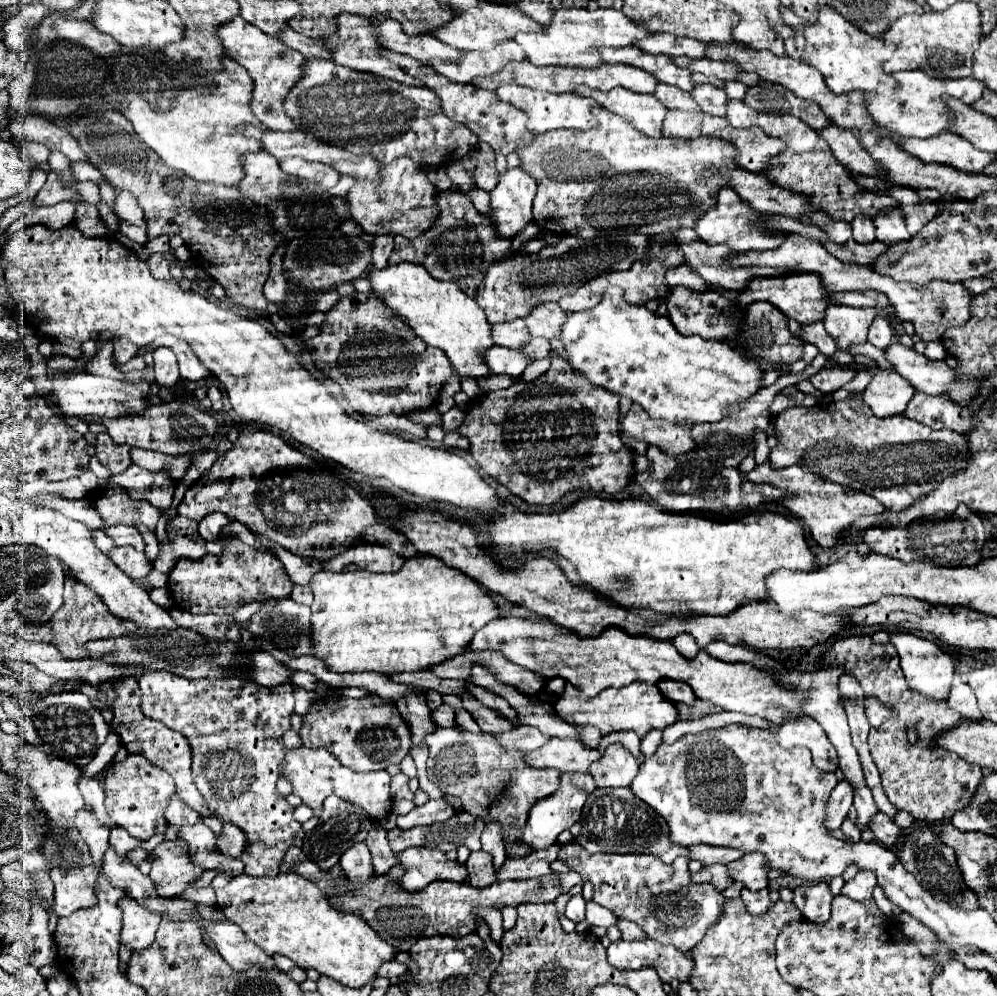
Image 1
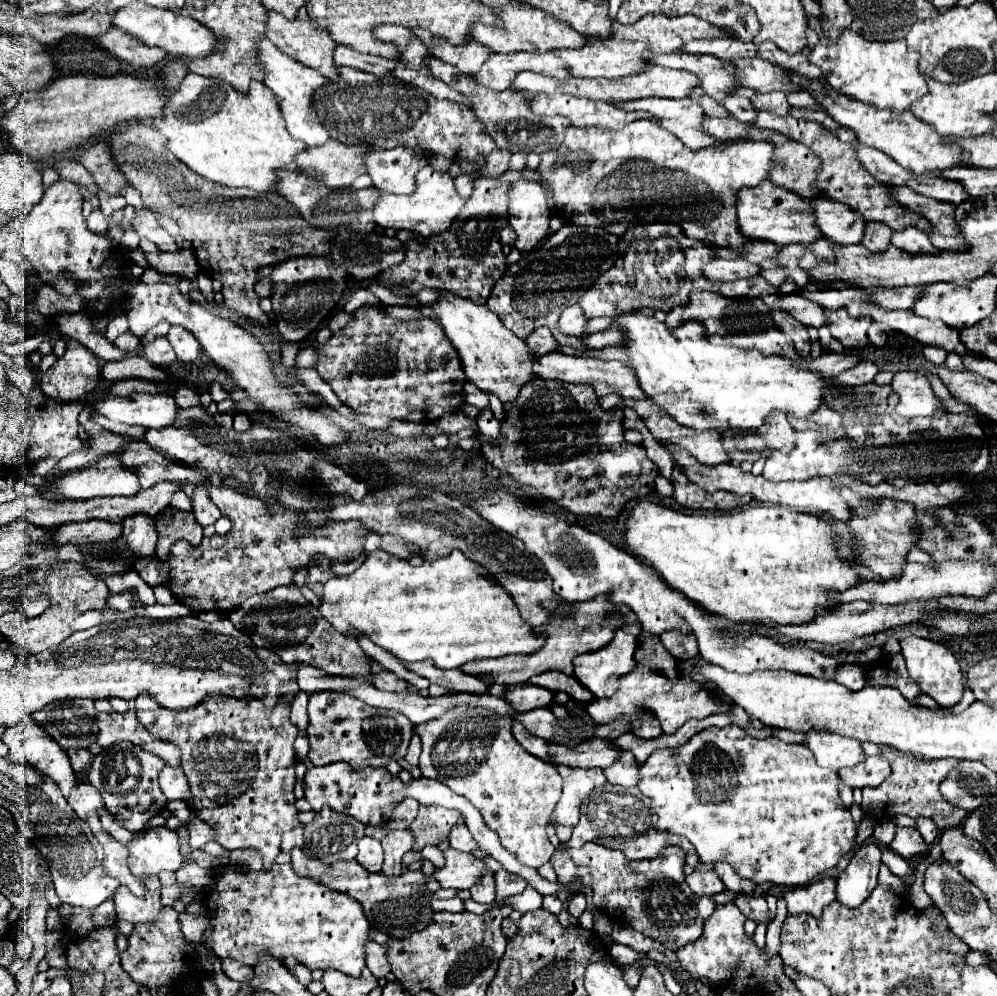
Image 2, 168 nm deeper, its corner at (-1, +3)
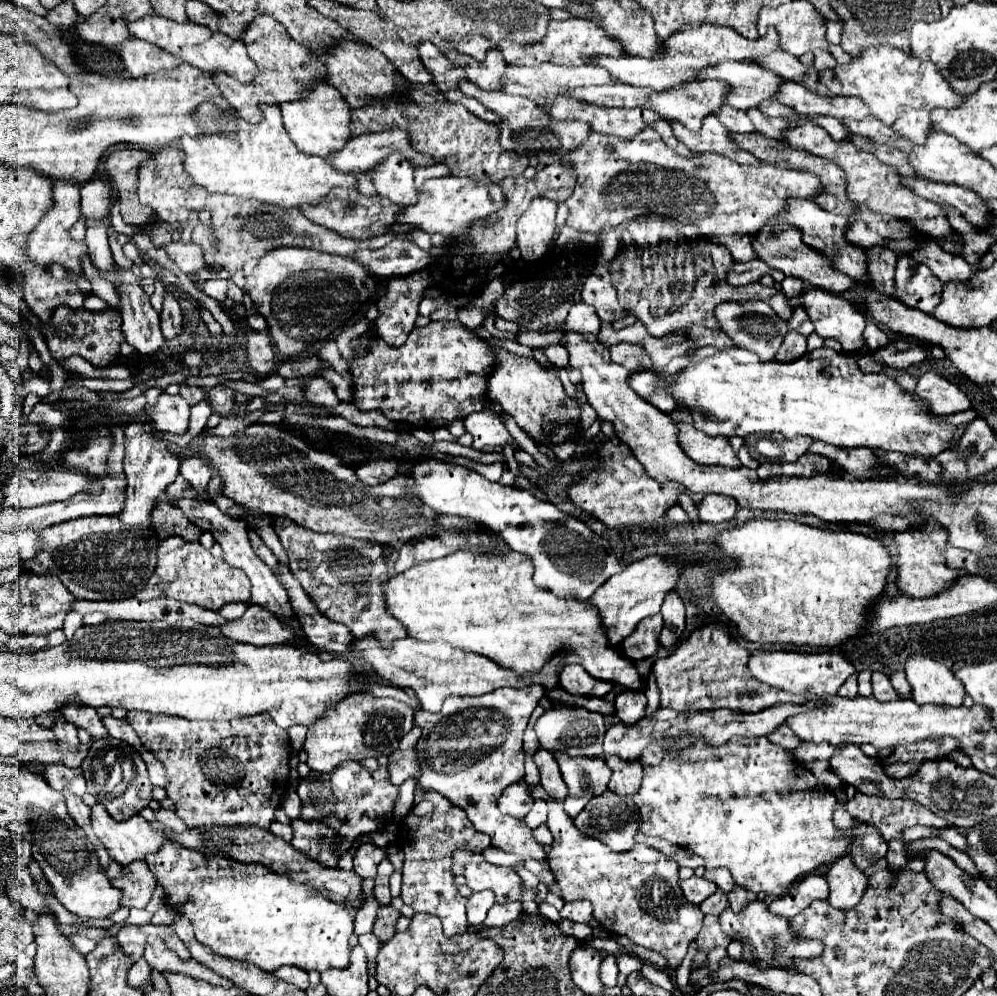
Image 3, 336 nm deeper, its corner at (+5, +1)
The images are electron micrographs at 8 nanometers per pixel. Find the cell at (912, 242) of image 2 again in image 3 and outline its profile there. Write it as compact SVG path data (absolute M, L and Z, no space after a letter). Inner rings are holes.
M922 239L920 249L912 255L918 263L928 265L932 269L932 273L944 283L950 283L950 281L966 283L972 279L972 267L962 257L956 257L956 255L940 249L940 245L932 239L928 239L928 241Z

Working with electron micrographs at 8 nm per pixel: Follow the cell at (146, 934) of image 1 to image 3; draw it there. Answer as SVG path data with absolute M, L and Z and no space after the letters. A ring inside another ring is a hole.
M146 861L132 863L128 867L122 867L122 877L112 879L112 885L124 893L120 901L122 907L144 909L156 887L156 875L150 871Z

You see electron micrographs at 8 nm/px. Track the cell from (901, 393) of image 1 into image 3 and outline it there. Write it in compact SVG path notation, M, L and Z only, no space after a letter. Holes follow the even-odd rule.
M938 373L920 375L914 393L926 399L936 415L954 415L974 407L972 399L966 393L962 393L954 383Z

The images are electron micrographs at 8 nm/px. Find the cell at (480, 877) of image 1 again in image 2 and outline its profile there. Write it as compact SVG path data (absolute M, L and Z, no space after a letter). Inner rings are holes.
M484 871L480 883L470 887L472 899L478 903L492 903L496 897L496 889L494 889L494 873L492 871Z

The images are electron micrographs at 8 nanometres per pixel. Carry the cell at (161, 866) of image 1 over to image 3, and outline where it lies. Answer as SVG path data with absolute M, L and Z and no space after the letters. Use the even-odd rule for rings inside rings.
M102 803L90 807L92 829L96 837L104 843L110 857L120 865L144 859L146 853L158 851L162 847L160 833L150 829L150 823L142 815L134 815L124 823L116 823Z

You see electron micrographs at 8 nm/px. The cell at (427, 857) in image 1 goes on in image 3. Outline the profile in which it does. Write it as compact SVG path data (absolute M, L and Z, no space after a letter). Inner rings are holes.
M470 863L464 871L466 885L472 891L492 889L496 893L496 903L520 901L522 897L522 879L510 867L496 867L490 863Z

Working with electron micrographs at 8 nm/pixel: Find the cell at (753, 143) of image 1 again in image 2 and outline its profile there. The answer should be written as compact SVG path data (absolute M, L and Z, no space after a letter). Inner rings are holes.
M772 131L768 143L774 145L774 163L770 171L770 181L778 187L800 193L802 197L816 197L818 187L814 183L818 159L814 153L788 137Z

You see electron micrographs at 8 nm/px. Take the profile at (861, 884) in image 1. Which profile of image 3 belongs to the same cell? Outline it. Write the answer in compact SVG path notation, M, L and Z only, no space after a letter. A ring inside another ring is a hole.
M848 855L836 859L824 877L830 887L828 903L834 909L846 911L860 903L860 899L866 891L868 879L866 879L864 871L860 871Z

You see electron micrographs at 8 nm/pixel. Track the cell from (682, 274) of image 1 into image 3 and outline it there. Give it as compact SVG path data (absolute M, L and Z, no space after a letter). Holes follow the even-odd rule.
M754 259L750 263L736 263L734 269L732 269L732 273L728 275L728 283L730 285L748 285L748 283L758 281L764 273L770 273L776 283L780 283L784 279L782 271L776 271L776 269L768 267L764 261Z

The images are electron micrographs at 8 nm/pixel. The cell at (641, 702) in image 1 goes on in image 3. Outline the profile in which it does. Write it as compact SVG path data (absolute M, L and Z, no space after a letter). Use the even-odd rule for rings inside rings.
M706 625L680 643L680 647L654 663L654 675L662 695L662 707L670 707L674 711L688 709L716 709L716 707L738 707L746 713L756 713L762 707L770 707L778 701L792 701L796 705L804 705L804 695L792 695L780 691L776 687L768 687L748 675L748 659L752 653L741 646L718 625ZM754 689L756 697L746 697L740 693Z

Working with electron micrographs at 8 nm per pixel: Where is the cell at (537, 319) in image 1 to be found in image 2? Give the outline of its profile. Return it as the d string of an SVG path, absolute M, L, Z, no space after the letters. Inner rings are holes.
M572 305L572 307L566 307L558 319L558 329L566 335L576 335L580 337L582 331L584 331L584 325L586 325L586 317L580 309L580 305Z

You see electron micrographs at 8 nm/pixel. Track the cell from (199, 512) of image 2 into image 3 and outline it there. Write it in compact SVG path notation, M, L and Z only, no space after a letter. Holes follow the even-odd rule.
M196 455L196 457L186 457L186 459L182 459L180 475L182 475L184 479L188 479L194 489L206 489L208 481L210 481L210 477L212 477L212 471L210 471L208 461Z

